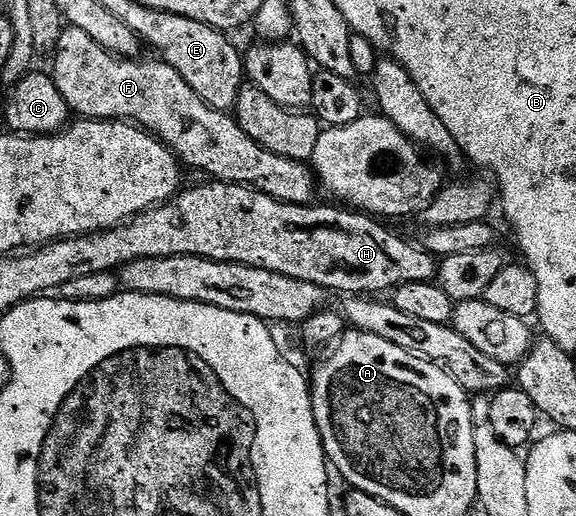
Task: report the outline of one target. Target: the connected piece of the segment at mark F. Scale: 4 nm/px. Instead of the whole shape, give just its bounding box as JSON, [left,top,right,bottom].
[51,27,319,205]

